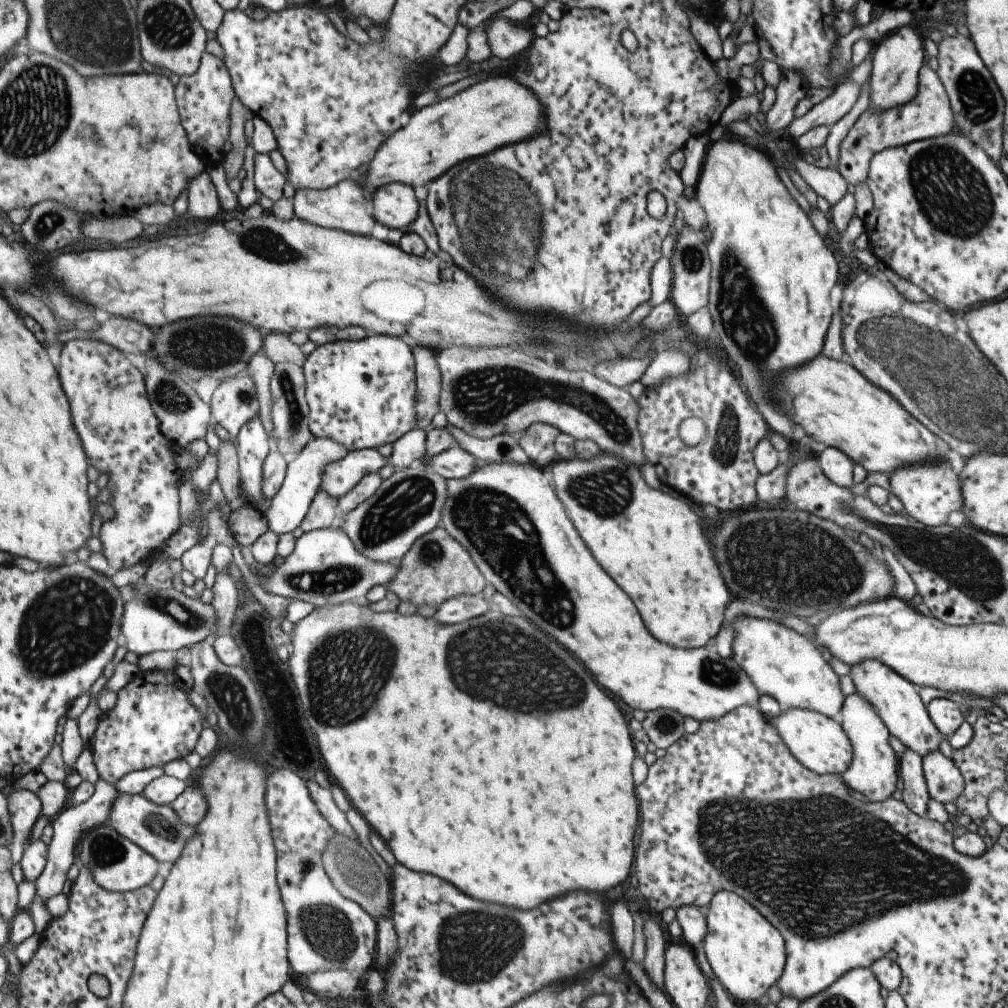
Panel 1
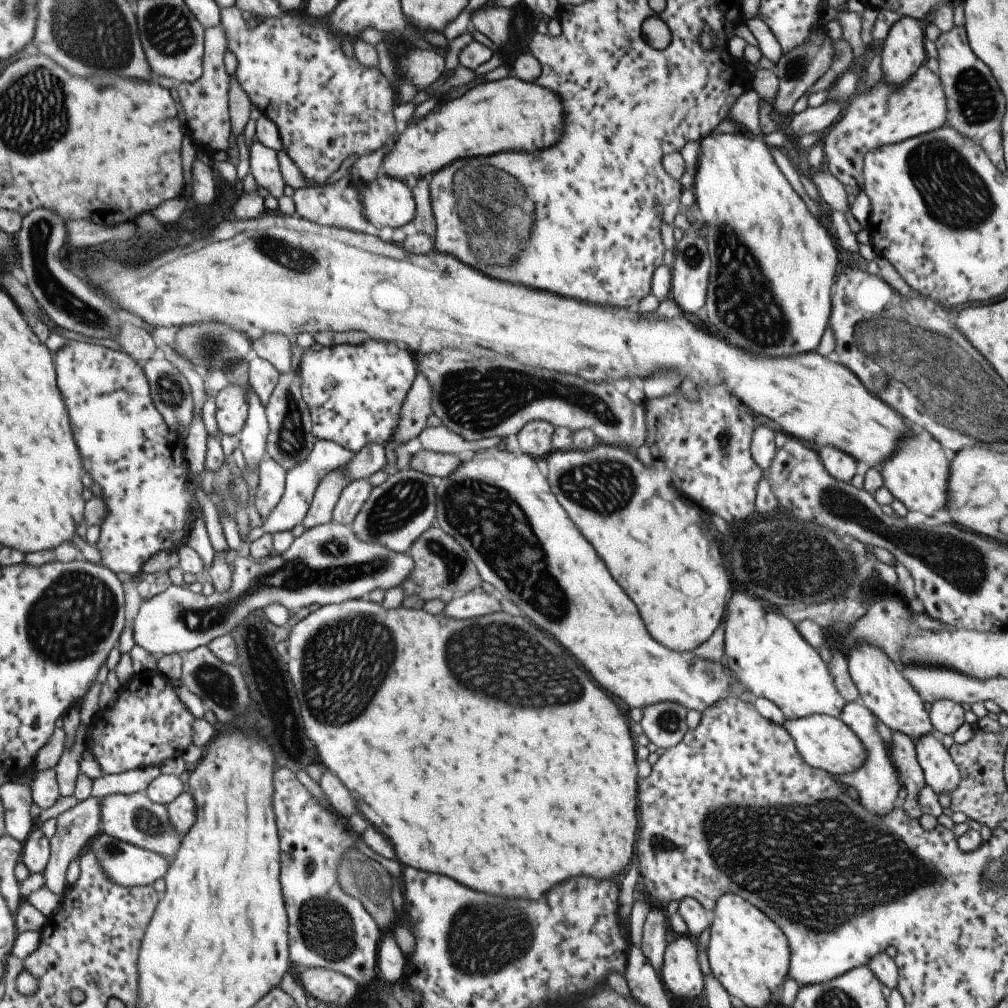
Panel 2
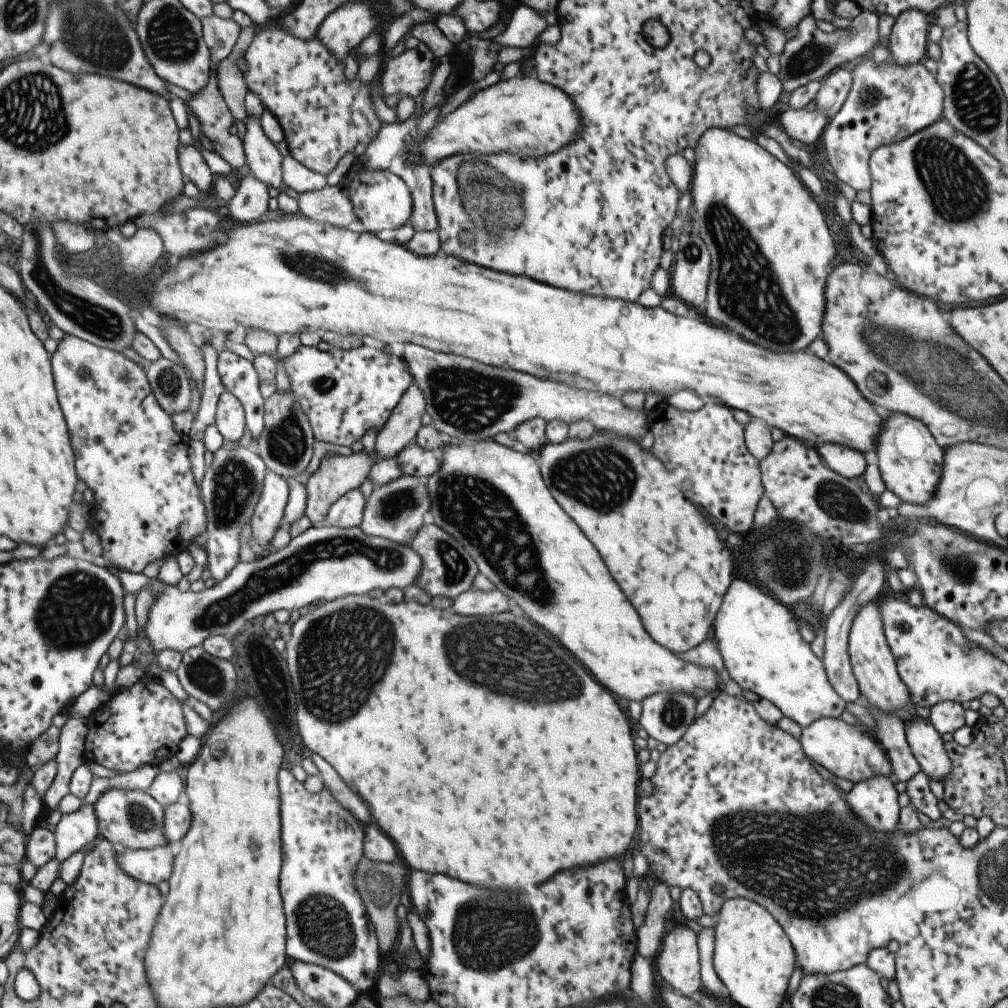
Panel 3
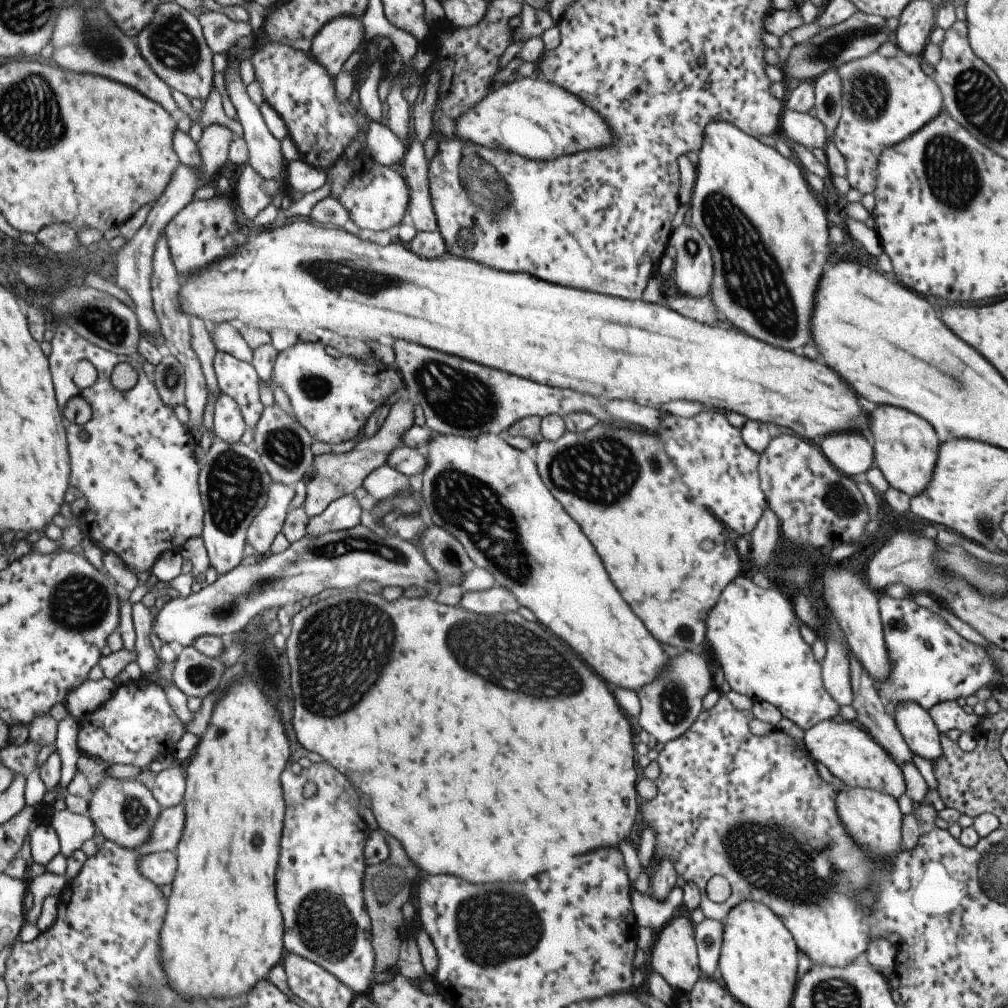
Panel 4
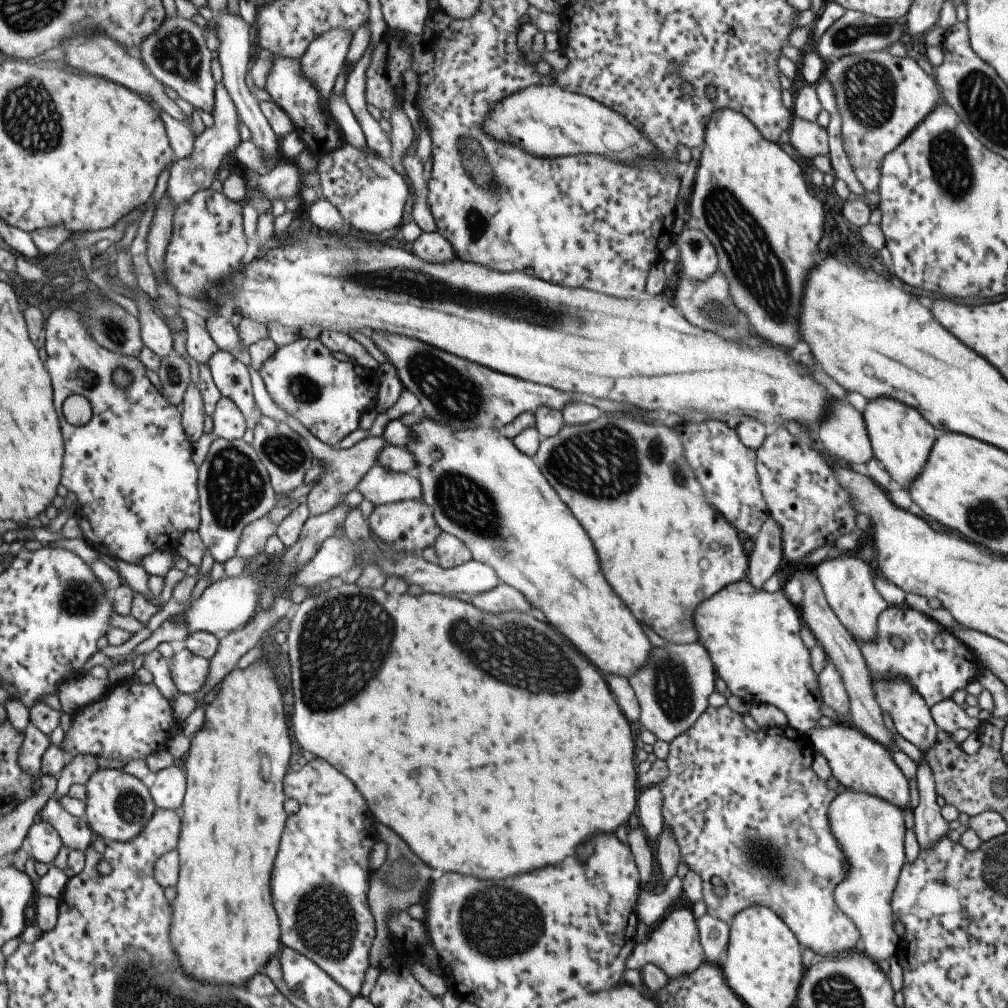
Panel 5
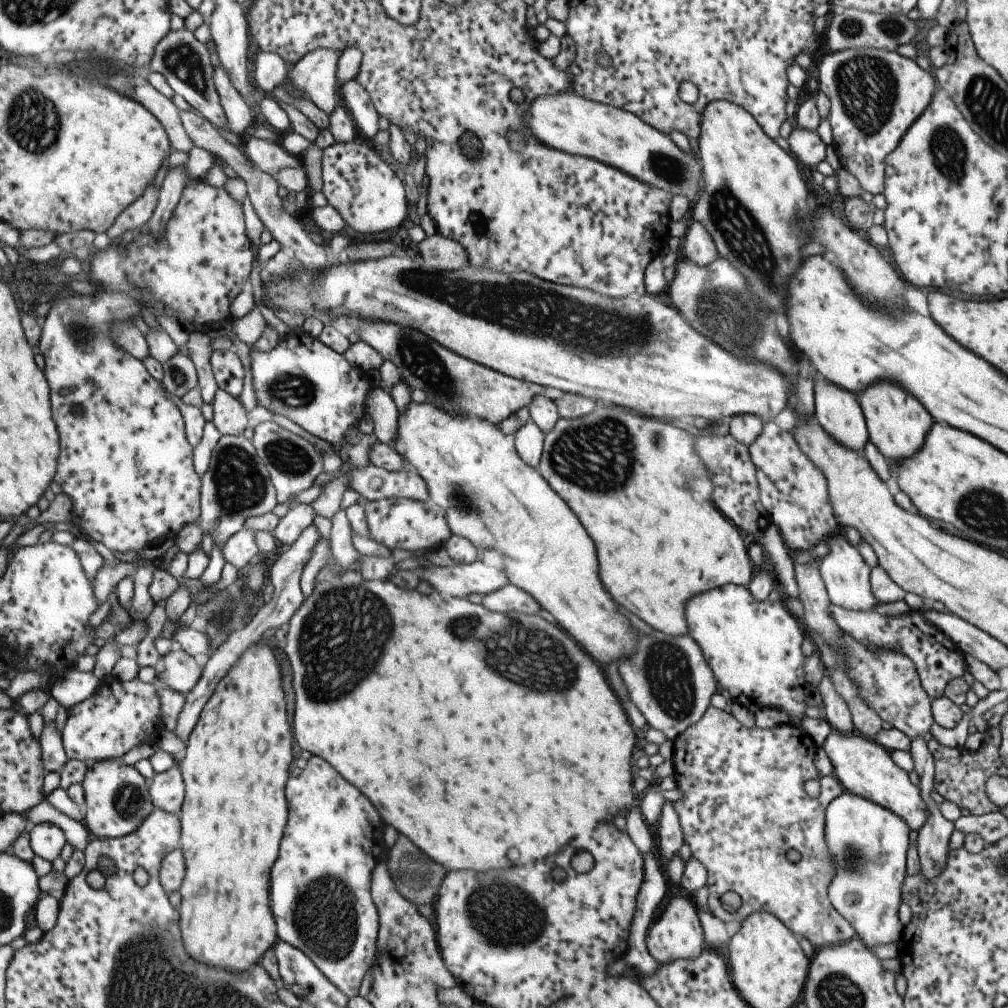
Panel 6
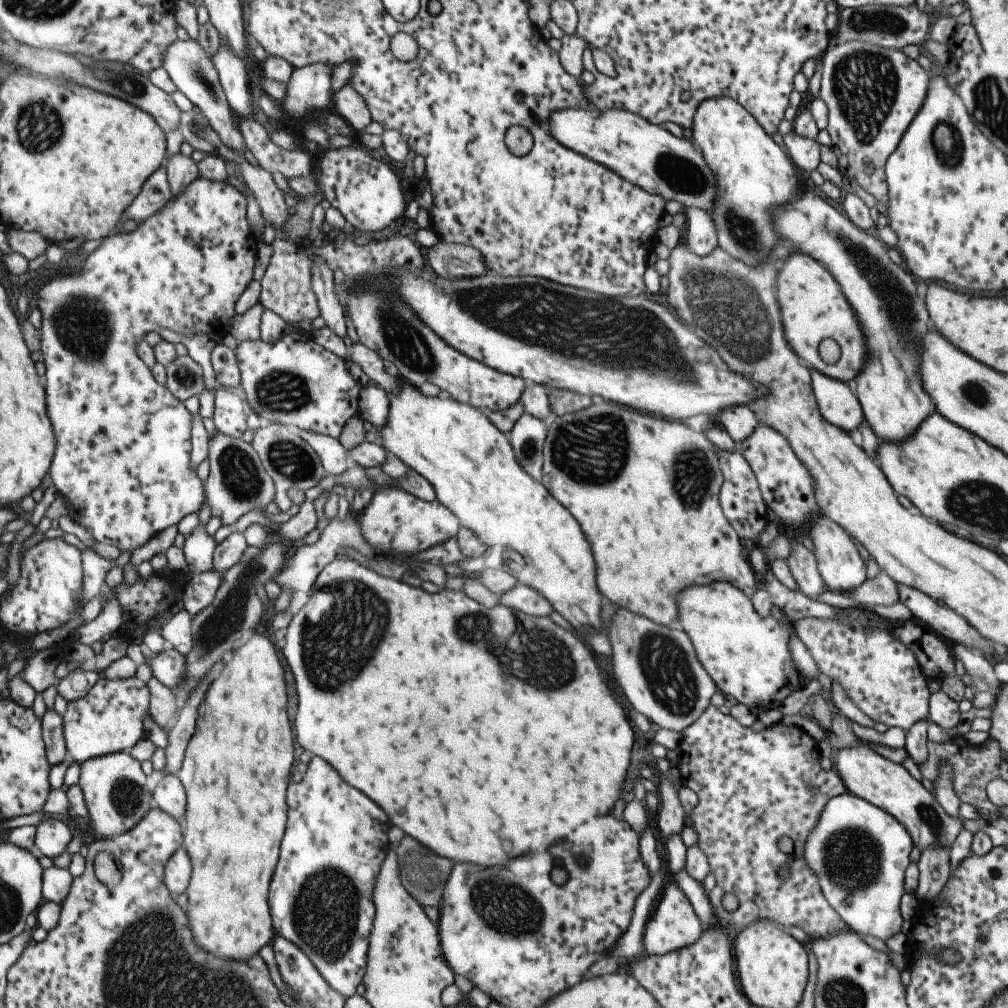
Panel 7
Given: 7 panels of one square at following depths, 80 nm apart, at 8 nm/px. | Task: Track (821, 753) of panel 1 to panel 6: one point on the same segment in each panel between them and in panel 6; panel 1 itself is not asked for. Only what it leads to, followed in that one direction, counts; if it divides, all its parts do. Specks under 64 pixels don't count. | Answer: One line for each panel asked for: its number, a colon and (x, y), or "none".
2: (825, 743)
3: (847, 751)
4: (845, 749)
5: (860, 764)
6: (864, 768)

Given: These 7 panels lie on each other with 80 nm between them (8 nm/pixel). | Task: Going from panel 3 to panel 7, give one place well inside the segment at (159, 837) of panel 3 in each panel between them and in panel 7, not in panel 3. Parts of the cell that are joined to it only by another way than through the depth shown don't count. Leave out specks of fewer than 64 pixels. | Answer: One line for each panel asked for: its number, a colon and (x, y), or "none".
4: (122, 810)
5: (117, 806)
6: (116, 800)
7: (113, 786)

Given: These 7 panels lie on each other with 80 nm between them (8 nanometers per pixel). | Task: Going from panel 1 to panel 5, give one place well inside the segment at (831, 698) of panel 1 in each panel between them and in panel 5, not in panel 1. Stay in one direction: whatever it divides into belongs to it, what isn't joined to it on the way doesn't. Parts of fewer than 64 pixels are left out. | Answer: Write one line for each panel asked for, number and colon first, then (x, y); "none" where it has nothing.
2: (765, 652)
3: (757, 637)
4: (752, 633)
5: (752, 637)

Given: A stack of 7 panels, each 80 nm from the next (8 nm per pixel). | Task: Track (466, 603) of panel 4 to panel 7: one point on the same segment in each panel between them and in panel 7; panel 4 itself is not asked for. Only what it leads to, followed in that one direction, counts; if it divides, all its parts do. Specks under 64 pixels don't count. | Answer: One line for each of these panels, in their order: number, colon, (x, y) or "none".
5: (503, 598)
6: (509, 598)
7: (520, 598)

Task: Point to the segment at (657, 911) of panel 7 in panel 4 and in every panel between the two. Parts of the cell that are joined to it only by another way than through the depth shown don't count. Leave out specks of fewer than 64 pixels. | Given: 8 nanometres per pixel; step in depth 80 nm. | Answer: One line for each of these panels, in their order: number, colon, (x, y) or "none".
4: (673, 955)
5: (673, 946)
6: (676, 933)

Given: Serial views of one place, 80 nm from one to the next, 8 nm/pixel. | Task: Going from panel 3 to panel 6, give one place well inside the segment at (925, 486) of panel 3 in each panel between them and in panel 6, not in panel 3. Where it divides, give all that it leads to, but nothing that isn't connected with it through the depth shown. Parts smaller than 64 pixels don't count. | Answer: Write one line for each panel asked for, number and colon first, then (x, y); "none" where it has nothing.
4: (904, 448)
5: (900, 438)
6: (896, 423)

